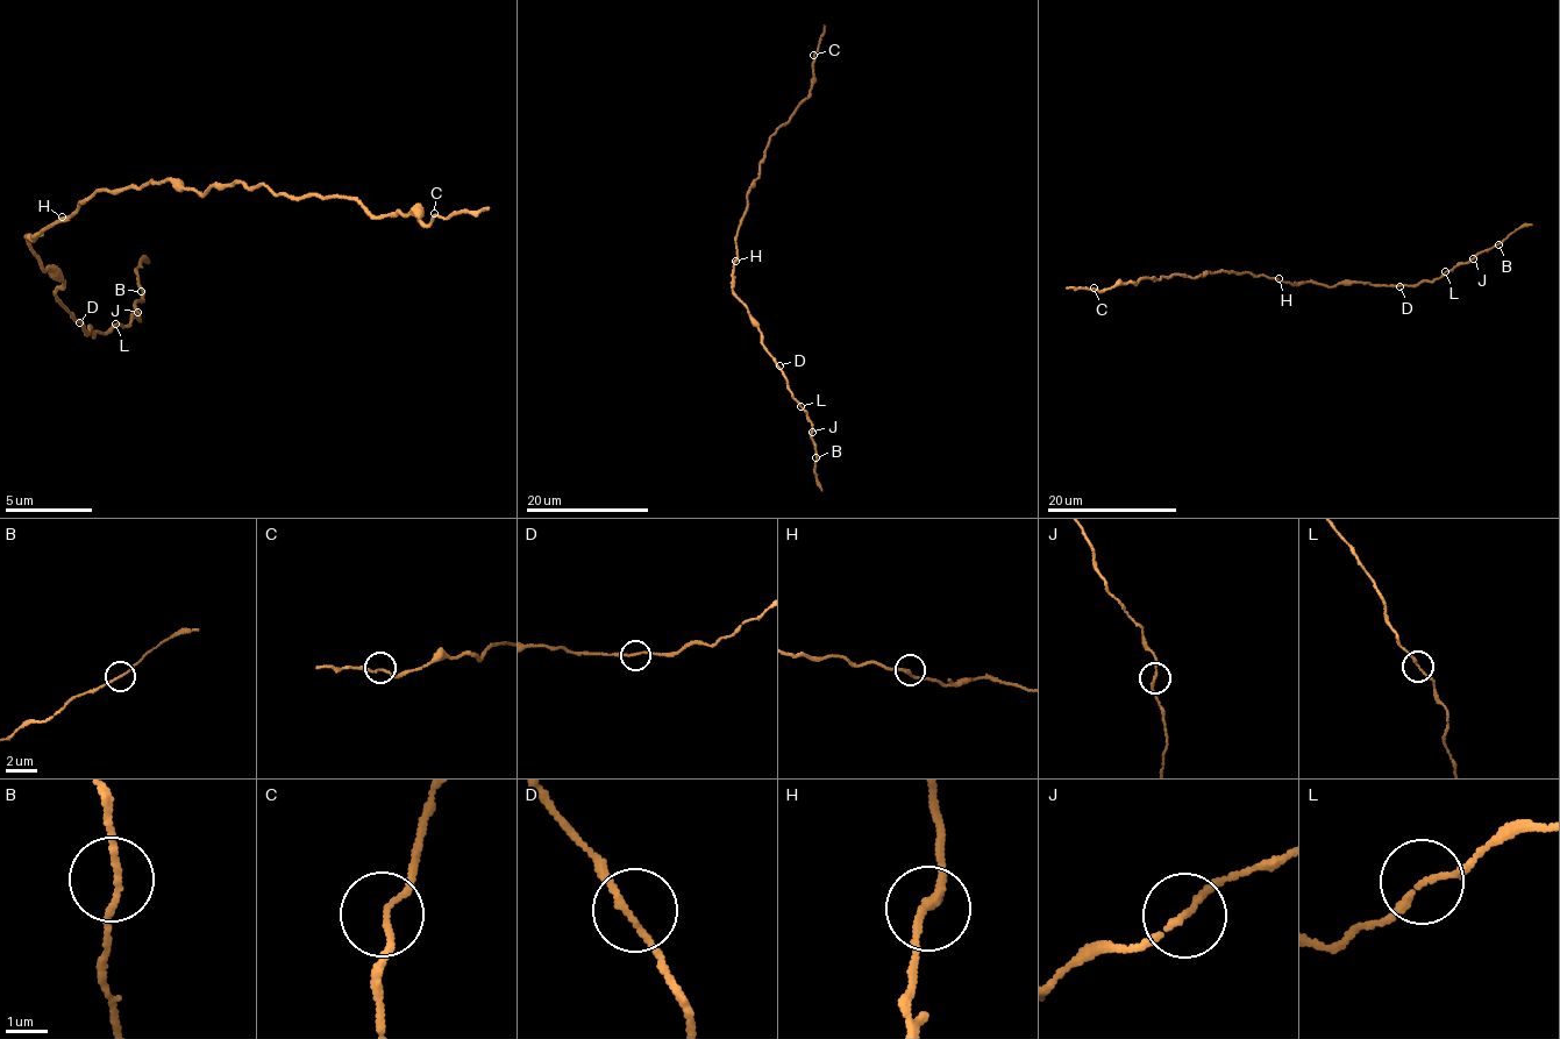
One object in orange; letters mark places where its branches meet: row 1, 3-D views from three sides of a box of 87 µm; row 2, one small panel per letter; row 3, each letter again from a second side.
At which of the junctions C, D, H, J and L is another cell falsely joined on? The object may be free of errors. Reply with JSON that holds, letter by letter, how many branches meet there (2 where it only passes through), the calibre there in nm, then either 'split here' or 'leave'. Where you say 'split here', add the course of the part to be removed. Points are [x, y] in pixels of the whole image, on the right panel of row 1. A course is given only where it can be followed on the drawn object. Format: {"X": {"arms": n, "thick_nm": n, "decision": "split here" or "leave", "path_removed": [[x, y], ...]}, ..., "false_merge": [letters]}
{"C": {"arms": 2, "thick_nm": 130, "decision": "leave"}, "D": {"arms": 2, "thick_nm": 140, "decision": "leave"}, "H": {"arms": 2, "thick_nm": 200, "decision": "leave"}, "J": {"arms": 2, "thick_nm": 140, "decision": "leave"}, "L": {"arms": 2, "thick_nm": 140, "decision": "leave"}, "false_merge": []}

